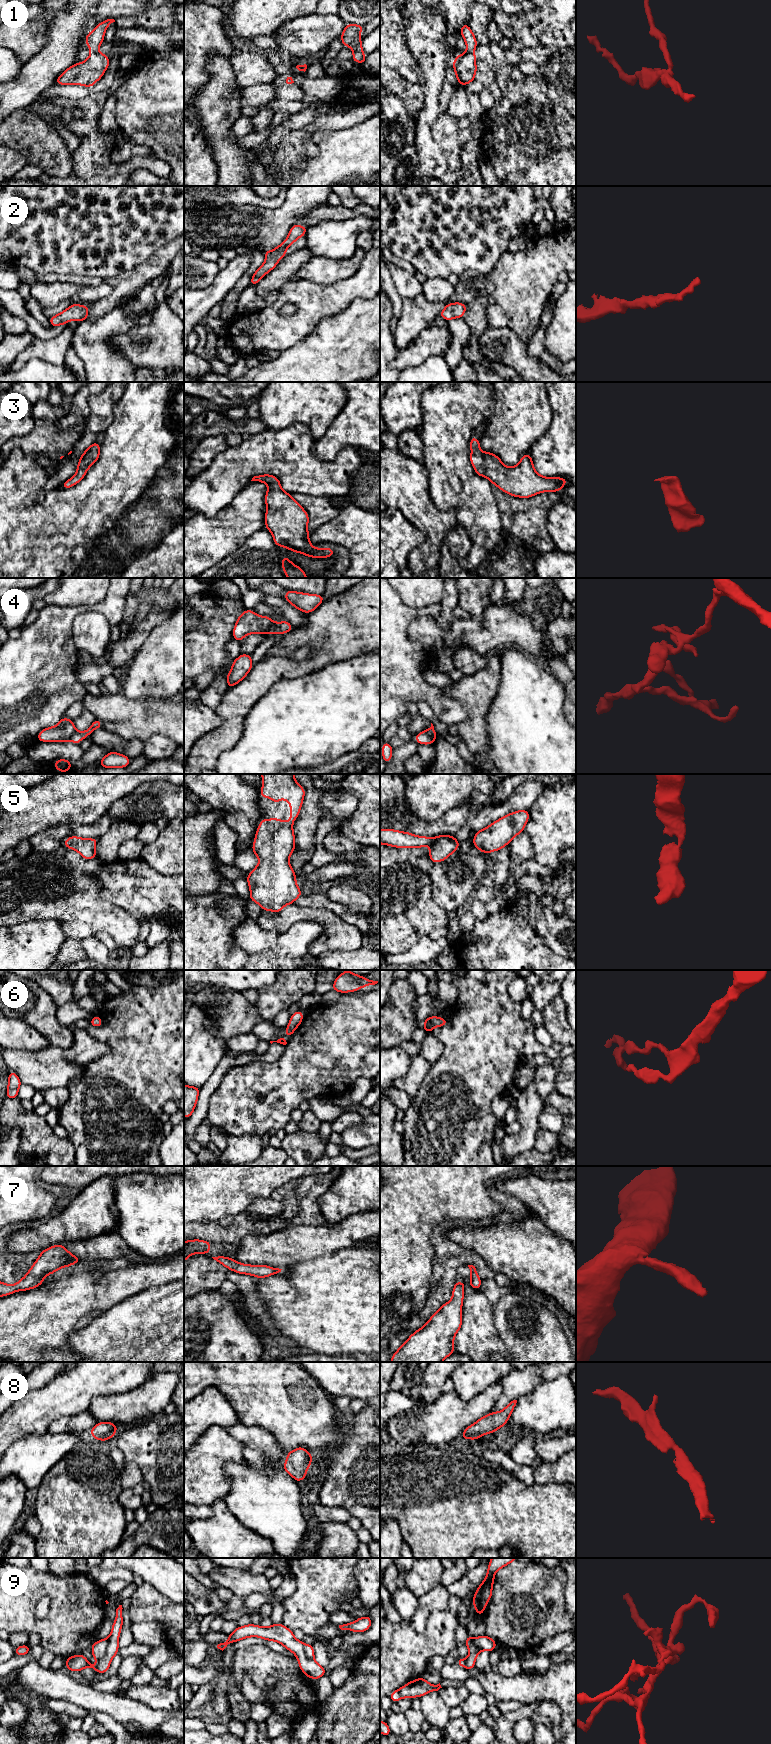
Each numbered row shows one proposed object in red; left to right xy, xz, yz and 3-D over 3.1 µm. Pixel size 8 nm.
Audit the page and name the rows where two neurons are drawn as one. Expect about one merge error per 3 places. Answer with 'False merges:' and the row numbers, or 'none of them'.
False merges: 4, 9

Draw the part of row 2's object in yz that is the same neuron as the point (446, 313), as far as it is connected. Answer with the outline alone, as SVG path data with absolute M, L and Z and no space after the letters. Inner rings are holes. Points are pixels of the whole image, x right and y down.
M461 302L447 303L445 308L440 312L439 316L450 321L454 318L462 318L466 312L467 305Z

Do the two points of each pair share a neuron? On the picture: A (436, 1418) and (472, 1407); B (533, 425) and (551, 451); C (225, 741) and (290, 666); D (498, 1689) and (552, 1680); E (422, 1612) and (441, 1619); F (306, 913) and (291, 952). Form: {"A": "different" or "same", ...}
{"A": "same", "B": "different", "C": "same", "D": "same", "E": "different", "F": "different"}

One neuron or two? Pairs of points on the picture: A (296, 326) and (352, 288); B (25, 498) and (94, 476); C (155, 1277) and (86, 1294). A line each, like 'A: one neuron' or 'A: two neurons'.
A: one neuron
B: one neuron
C: two neurons

